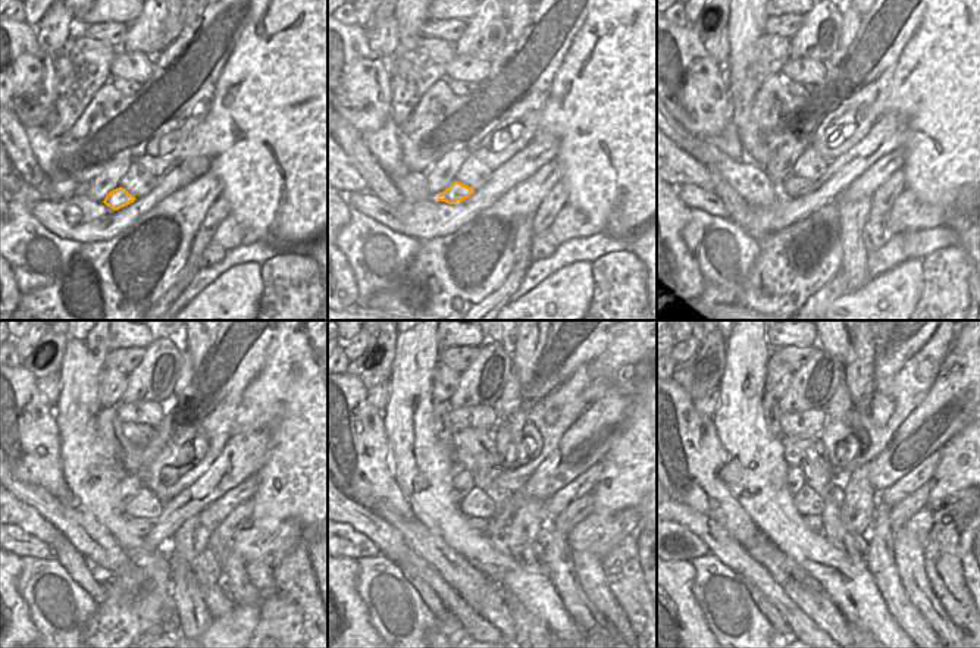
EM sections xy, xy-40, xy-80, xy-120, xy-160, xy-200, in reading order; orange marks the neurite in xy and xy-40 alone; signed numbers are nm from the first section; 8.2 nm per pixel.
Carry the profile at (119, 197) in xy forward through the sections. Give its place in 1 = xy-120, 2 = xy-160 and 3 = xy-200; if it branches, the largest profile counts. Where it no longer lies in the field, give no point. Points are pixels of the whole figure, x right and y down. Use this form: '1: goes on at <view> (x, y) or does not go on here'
1: goes on at xy-120 (140, 526)
2: goes on at xy-160 (481, 525)
3: goes on at xy-200 (813, 522)

